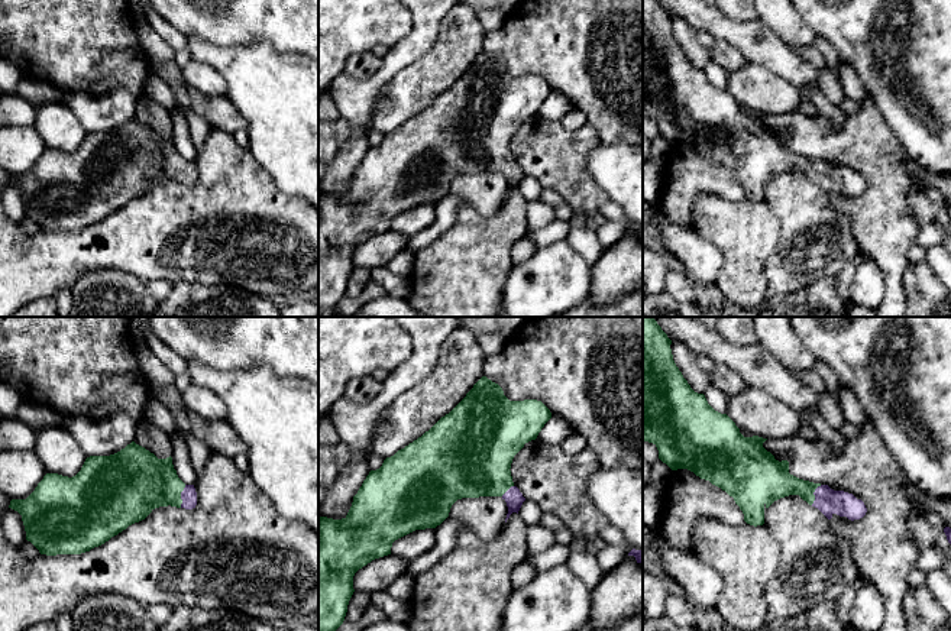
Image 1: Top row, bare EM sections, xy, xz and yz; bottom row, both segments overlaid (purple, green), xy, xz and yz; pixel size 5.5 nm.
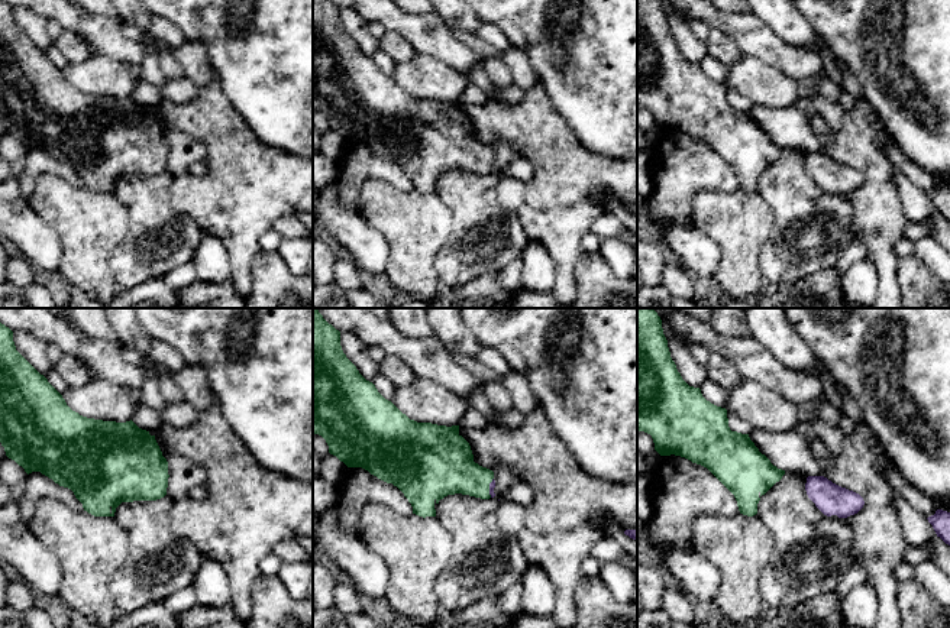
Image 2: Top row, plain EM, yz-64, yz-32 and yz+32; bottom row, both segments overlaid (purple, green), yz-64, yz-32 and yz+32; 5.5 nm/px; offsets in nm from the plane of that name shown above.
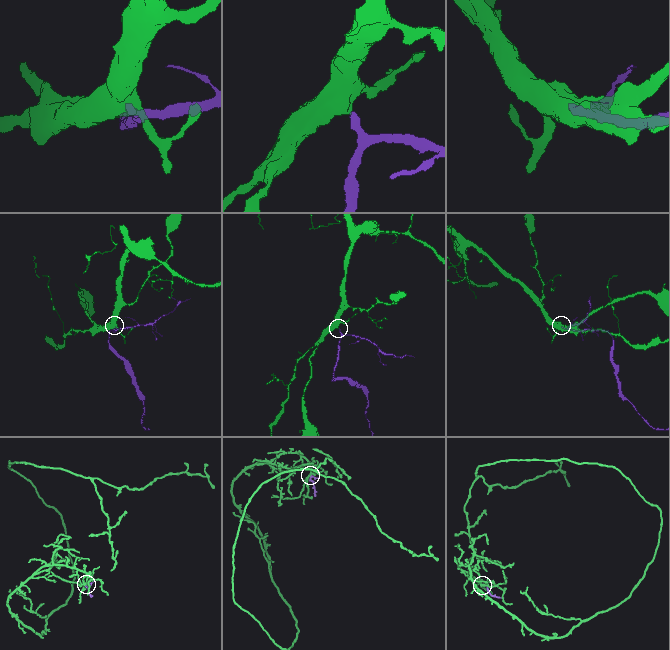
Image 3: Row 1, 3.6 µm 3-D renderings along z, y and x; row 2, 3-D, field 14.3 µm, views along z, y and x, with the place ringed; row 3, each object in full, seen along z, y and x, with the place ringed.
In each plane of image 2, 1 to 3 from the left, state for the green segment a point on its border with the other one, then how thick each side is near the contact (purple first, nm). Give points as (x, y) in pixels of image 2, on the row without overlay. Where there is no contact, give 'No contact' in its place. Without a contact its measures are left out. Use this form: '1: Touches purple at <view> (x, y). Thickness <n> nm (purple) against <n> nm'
1: No contact
2: Touches purple at yz-32 (490, 164). Thickness 30 nm (purple) against 280 nm
3: No contact

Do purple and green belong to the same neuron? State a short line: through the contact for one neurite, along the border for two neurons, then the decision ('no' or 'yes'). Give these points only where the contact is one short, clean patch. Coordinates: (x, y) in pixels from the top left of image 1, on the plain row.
xy (188, 171), (181, 172), (154, 158), (139, 158) | yes

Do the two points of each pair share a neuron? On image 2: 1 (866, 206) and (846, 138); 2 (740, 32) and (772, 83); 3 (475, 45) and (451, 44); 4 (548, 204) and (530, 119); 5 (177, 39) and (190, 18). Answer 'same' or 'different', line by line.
1: same
2: different
3: different
4: same
5: different

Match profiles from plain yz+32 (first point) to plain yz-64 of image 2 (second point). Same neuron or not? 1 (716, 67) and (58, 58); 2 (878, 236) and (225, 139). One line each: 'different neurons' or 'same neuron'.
1: same neuron
2: same neuron

